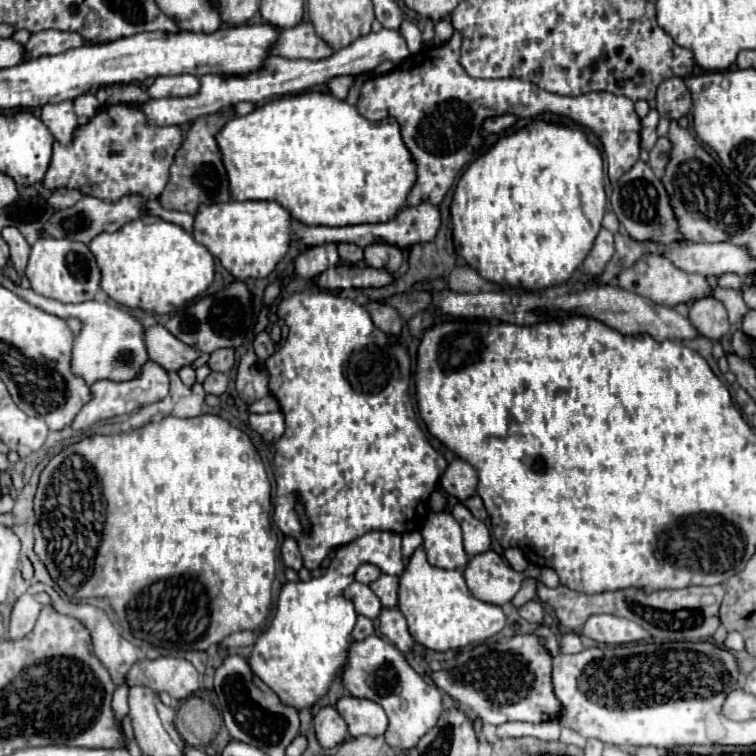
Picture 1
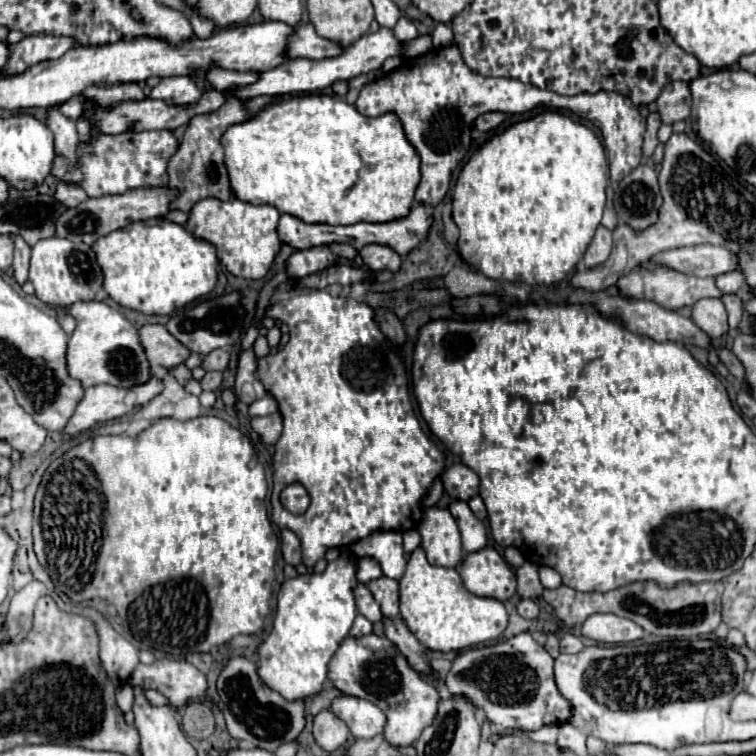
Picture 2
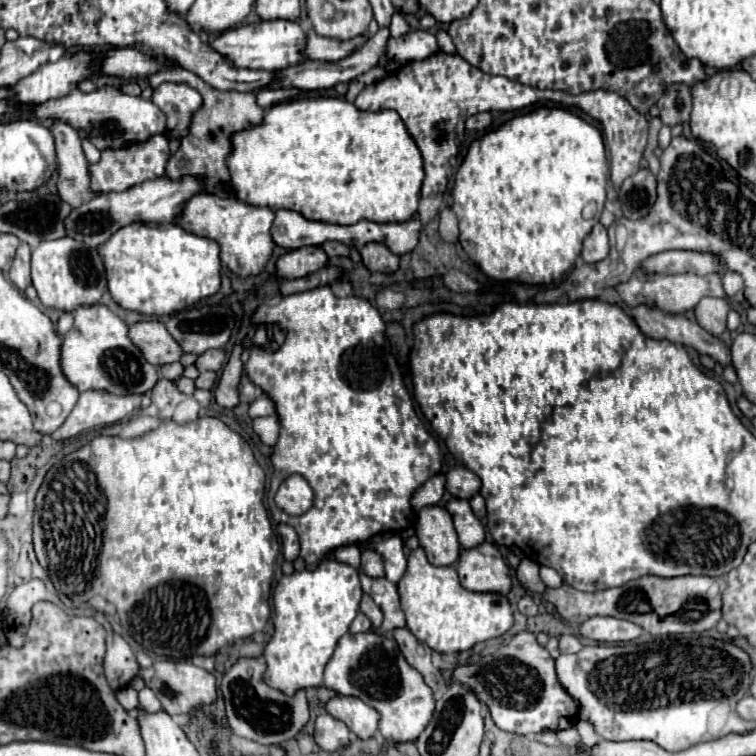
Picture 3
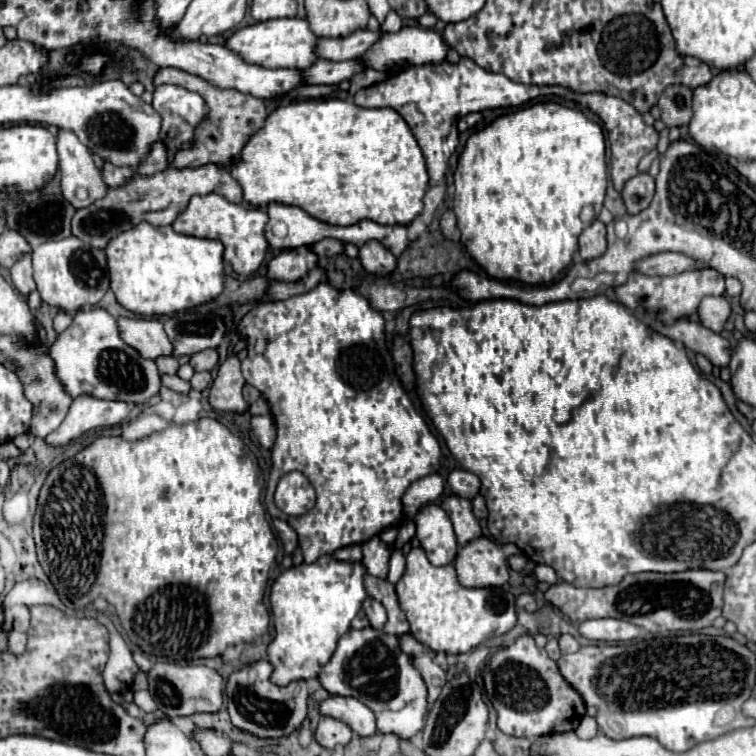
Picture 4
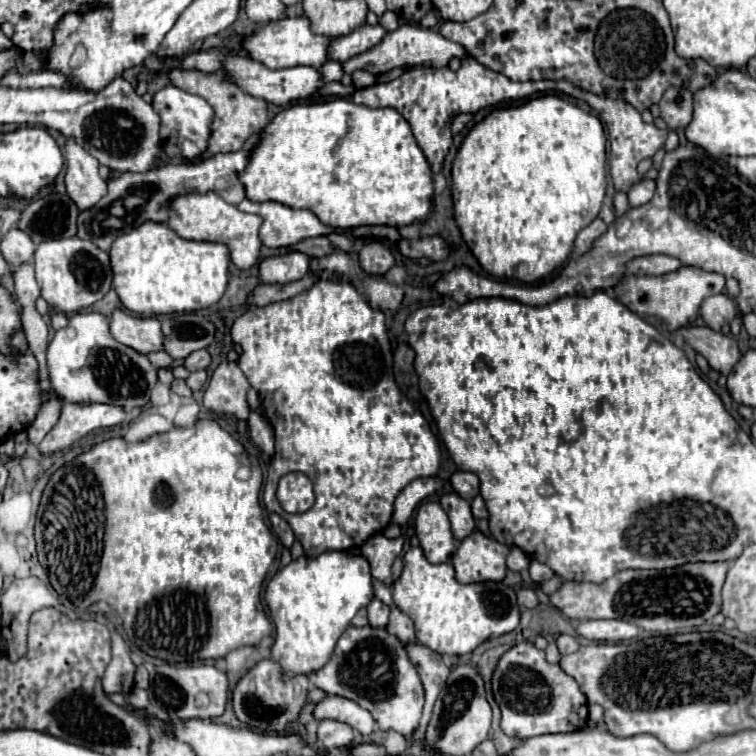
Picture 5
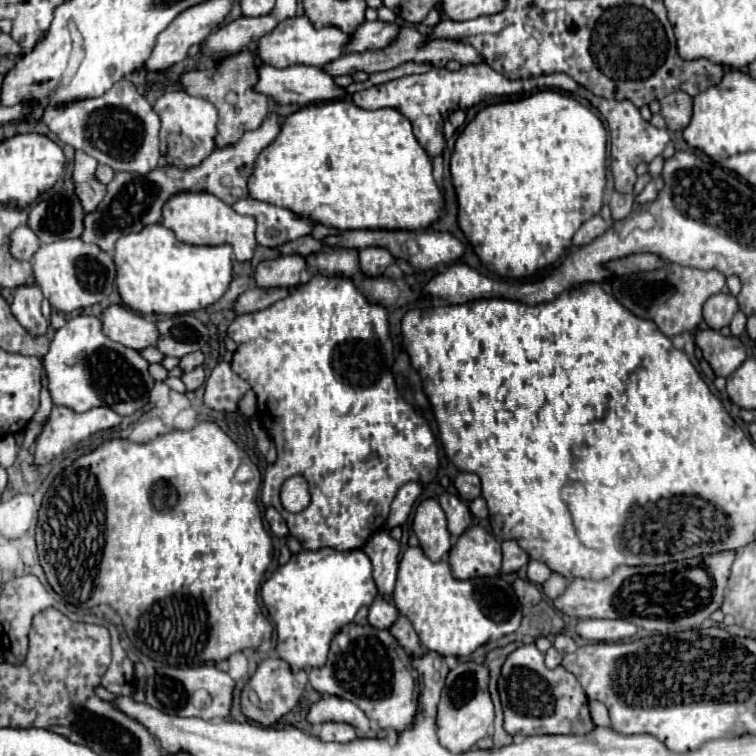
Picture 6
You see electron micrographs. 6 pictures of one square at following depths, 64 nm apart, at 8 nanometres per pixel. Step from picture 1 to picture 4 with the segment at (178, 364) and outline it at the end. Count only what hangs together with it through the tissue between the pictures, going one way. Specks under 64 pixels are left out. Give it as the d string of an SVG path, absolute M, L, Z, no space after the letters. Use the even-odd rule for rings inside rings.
M118 318L118 332L120 338L136 348L142 358L158 358L158 356L172 356L170 340L166 338L166 332L162 328L162 322L156 318Z

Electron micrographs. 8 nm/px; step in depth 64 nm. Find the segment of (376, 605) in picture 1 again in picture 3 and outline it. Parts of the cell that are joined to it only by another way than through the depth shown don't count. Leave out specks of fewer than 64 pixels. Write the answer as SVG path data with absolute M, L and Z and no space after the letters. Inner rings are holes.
M364 594L362 602L360 602L360 612L364 612L370 618L372 628L380 628L380 624L382 624L382 610L380 610L380 606L374 604L374 600L368 594Z

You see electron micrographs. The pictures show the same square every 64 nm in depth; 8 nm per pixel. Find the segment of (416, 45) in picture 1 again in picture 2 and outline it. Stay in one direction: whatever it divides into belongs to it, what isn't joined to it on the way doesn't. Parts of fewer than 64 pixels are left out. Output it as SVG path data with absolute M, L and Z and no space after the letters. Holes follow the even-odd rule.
M400 16L398 22L396 22L396 26L394 26L394 36L398 40L410 40L410 38L418 36L418 30L416 30L416 26L408 18Z

